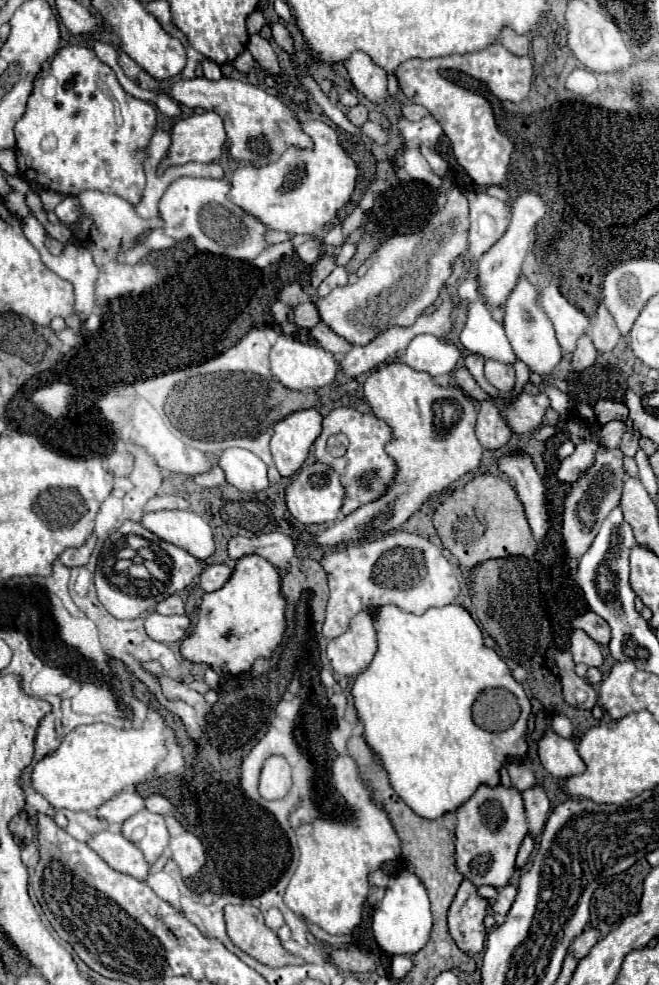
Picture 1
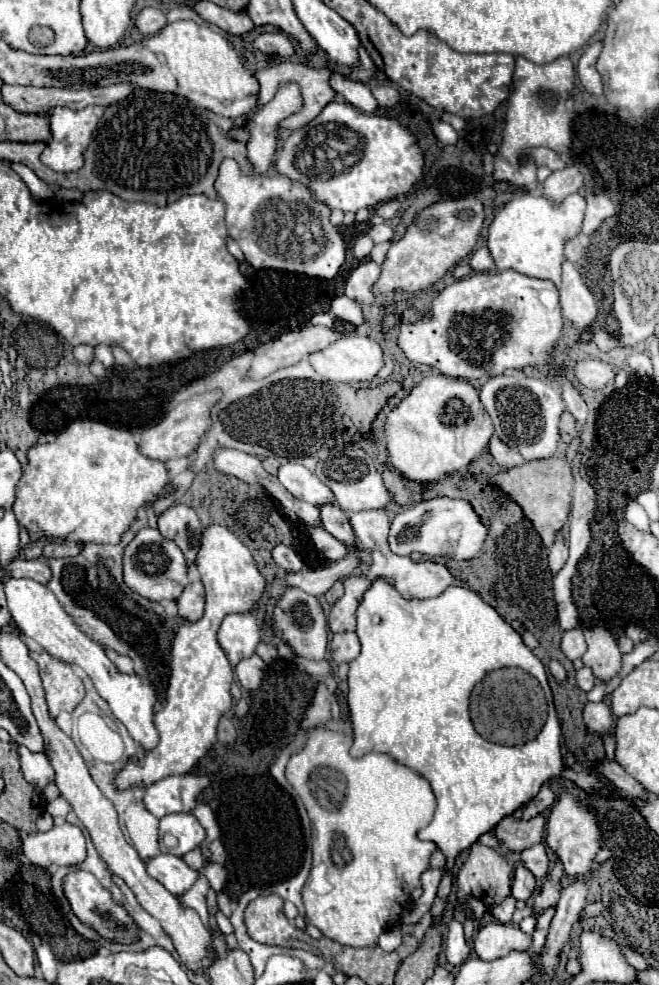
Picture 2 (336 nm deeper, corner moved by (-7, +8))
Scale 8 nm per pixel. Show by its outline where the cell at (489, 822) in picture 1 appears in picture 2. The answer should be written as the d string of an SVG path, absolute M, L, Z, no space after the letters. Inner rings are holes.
M510 815L510 817L504 817L494 827L494 833L502 847L514 853L522 853L524 849L544 839L544 827L546 827L546 819L542 815L536 815L534 819L528 819L528 821L514 819Z

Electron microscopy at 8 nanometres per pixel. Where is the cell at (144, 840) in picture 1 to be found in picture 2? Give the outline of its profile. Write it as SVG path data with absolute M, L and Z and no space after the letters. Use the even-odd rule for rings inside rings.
M170 813L160 819L160 851L182 857L196 849L206 839L202 825L192 813ZM164 835L174 837L174 845L164 841Z

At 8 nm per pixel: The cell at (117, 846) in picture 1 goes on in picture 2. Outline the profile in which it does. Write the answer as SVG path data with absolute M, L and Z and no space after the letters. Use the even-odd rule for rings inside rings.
M156 855L148 859L146 871L174 895L182 895L198 875L176 855Z

